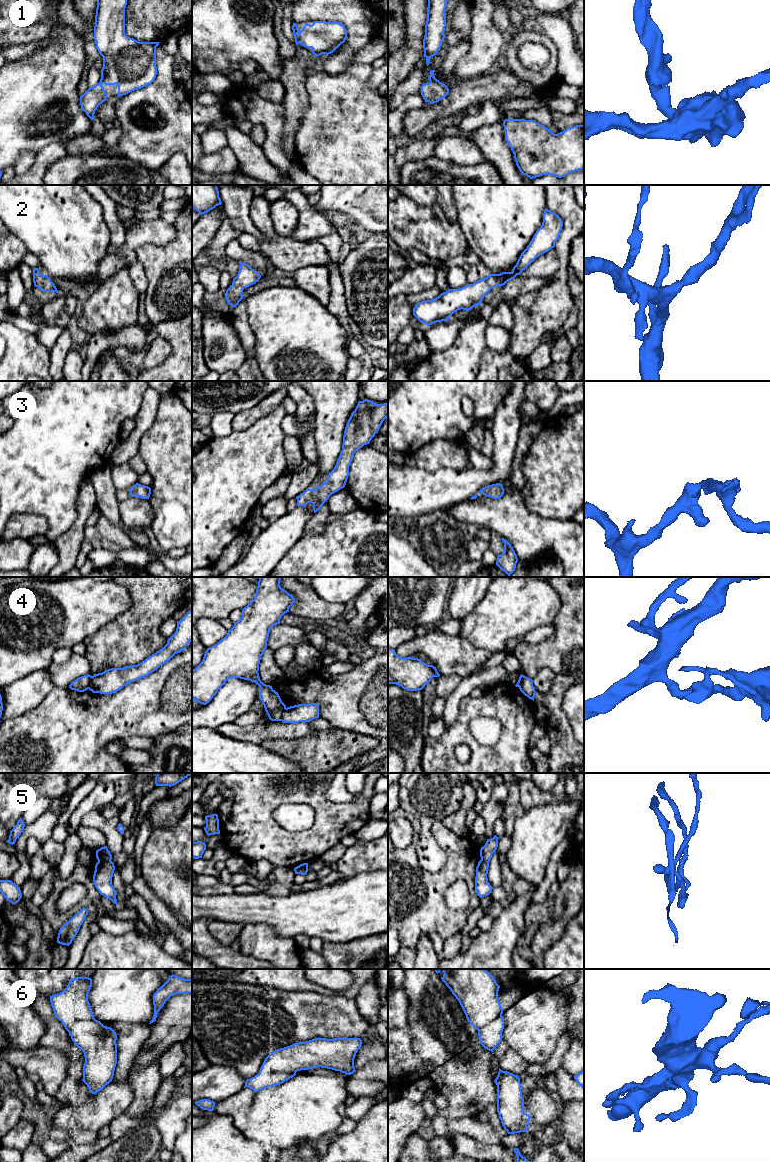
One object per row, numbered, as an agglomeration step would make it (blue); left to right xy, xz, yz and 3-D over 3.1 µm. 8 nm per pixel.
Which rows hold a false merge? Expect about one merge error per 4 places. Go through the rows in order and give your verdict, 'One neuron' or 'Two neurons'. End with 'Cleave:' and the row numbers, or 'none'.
1: One neuron
2: One neuron
3: One neuron
4: Two neurons
5: Two neurons
6: One neuron
Cleave: 4, 5

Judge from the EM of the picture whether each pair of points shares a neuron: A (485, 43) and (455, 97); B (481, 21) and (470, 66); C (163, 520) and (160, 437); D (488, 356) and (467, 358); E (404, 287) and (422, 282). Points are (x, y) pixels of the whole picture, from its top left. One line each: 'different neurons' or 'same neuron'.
A: different neurons
B: same neuron
C: same neuron
D: different neurons
E: same neuron

